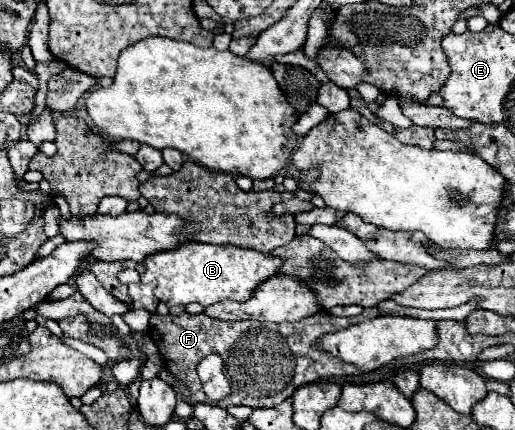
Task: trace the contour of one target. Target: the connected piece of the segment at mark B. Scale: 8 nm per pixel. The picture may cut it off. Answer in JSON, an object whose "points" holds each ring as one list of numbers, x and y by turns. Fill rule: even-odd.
{"points":[[188,242,172,252,156,252,156,256,148,256,148,260,142,260,136,270,140,272,142,282,156,282,154,296,168,306,186,306,190,302,210,306,222,300,248,300,258,284,276,274,280,264,280,258,256,250]]}

